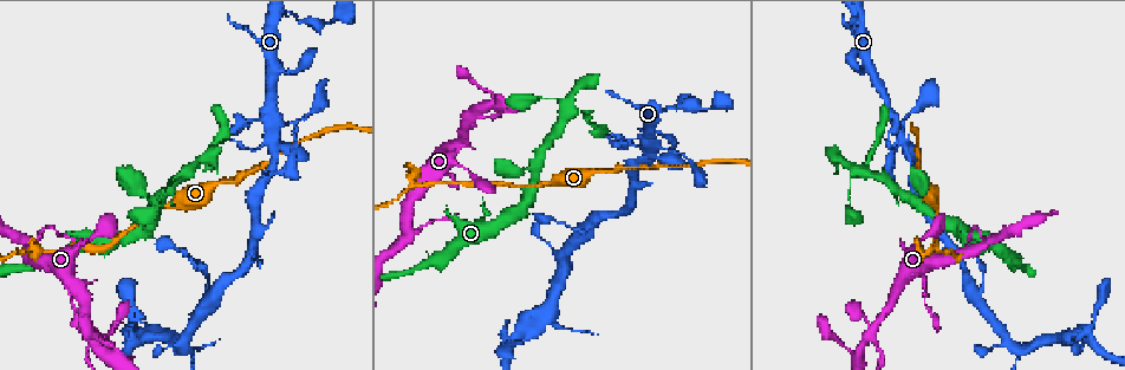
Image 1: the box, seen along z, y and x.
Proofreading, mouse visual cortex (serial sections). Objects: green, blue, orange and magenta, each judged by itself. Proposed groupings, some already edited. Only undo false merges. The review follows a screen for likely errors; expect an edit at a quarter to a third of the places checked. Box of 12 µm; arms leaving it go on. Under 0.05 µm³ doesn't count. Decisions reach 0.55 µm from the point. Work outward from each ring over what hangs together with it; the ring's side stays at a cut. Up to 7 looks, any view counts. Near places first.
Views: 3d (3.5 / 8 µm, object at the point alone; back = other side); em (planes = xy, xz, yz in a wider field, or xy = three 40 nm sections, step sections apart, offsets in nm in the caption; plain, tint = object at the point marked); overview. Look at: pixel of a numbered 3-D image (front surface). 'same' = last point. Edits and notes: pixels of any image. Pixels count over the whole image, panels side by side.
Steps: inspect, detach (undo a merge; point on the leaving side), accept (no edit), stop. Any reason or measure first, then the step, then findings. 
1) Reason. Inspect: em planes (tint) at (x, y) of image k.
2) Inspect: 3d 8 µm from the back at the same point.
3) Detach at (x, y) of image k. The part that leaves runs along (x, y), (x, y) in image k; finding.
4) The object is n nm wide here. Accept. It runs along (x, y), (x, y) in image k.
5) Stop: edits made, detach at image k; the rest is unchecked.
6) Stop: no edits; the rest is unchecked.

Looks like a crossing. Inspect: 3d 3.5 µm at (859, 173) of image 1.

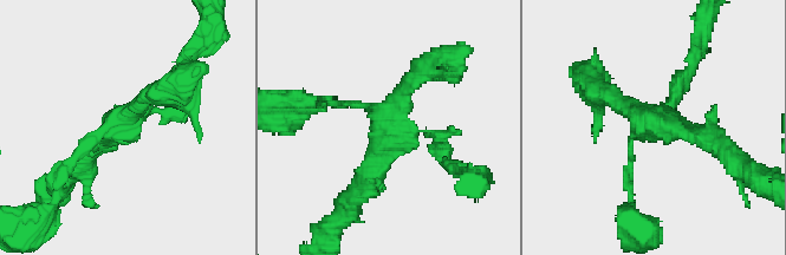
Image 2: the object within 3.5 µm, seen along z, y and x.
4 arms meet here; the arms are 100, 100, 250, 300 nm wide. Inspect: em xy step 5 (tint) at (387, 126) of image 2.

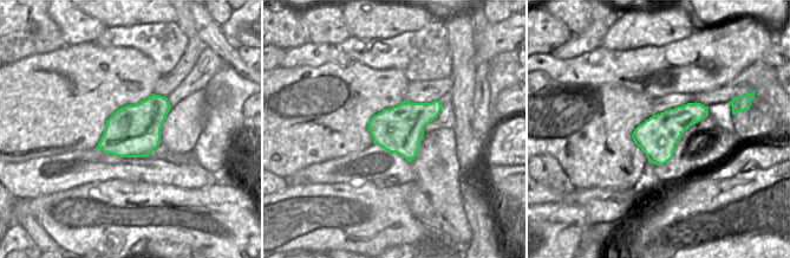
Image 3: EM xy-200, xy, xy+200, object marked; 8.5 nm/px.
Cut it another way. Inspect: em xy step 1 (tint) at the same point.

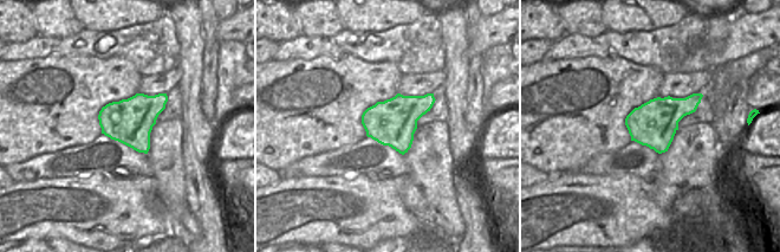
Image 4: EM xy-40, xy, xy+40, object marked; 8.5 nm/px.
Detach at (683, 74) of image 2. A second cell is stuck on.

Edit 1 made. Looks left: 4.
Redraw. Inspect: overview.

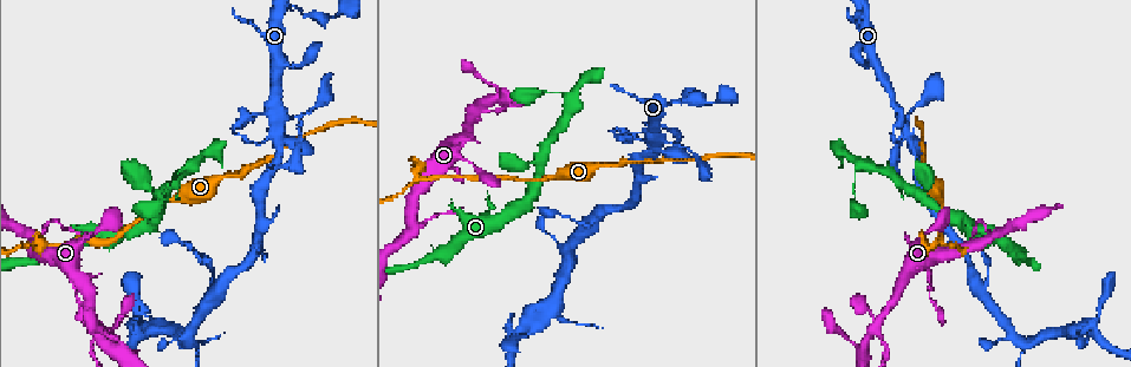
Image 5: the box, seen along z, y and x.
Inspect: 3d 3.5 µm from the back at (676, 146) of image 5.

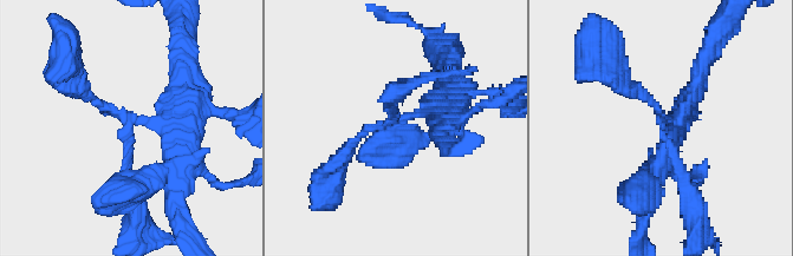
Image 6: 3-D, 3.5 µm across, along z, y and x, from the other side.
3 arms meet here; the arms are 150, 150, 300 nm wide. Inspect: em xy step 5 (tint) at (665, 123) of image 6.

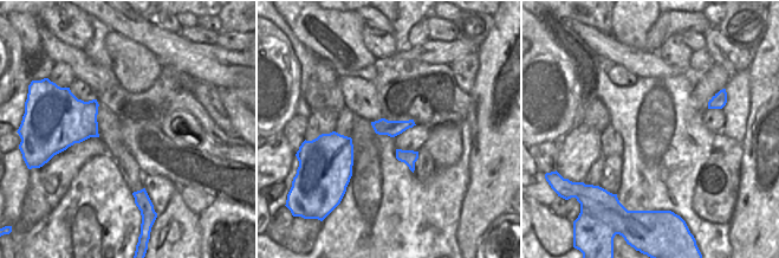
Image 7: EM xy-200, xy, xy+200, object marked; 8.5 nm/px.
Inspect: em xy step 1 (tint) at the same point.

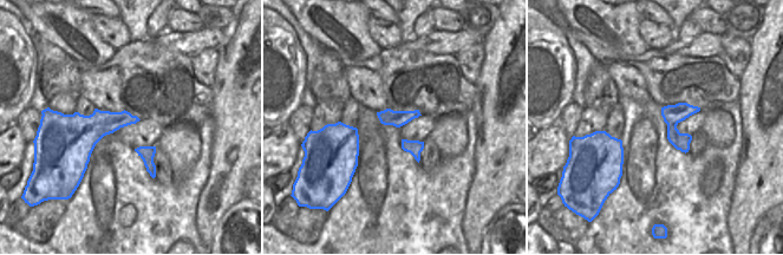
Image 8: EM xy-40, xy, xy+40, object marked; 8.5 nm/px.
Accept. It runs along (453, 92), (365, 131), (344, 158) in image 6; continuous, no second cell.

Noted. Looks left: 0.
Stop: edits made, detach at image 2; the rest is unchecked.

